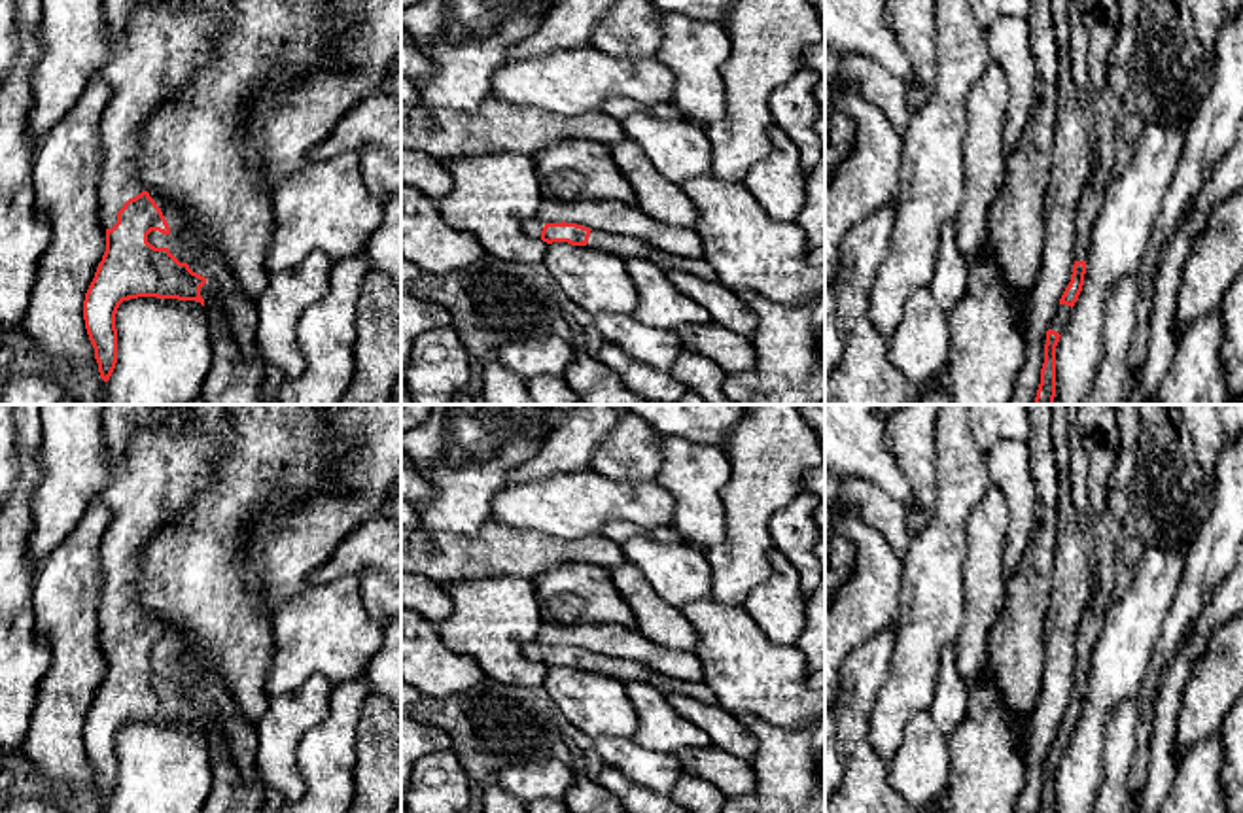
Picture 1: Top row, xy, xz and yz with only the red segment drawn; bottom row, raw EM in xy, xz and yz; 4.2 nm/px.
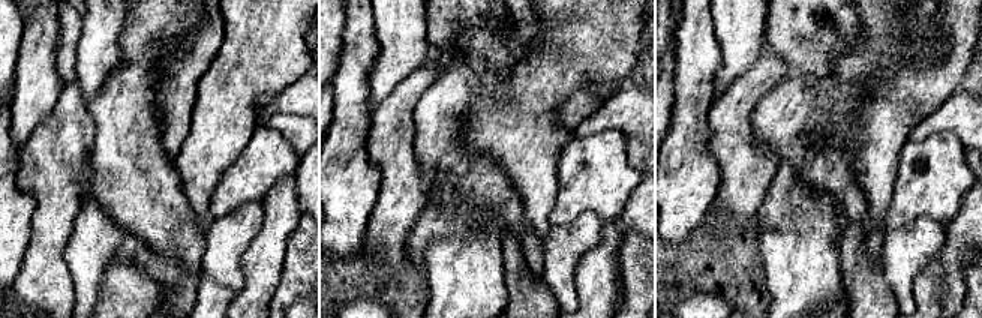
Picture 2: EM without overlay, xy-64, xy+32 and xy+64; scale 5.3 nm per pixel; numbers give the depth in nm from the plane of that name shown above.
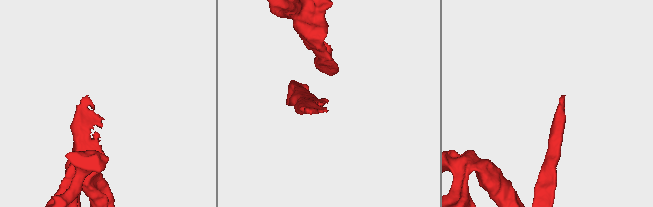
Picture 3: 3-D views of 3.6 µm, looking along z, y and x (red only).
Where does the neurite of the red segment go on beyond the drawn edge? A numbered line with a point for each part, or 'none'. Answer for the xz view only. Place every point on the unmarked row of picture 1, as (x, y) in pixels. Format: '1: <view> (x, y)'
1: xz (625, 670)

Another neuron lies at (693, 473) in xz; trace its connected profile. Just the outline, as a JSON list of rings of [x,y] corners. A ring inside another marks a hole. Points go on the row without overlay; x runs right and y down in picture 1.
[[[662,437],[660,454],[657,480],[674,497],[672,529],[681,543],[711,550],[725,539],[721,490],[728,478],[728,461],[723,448]]]

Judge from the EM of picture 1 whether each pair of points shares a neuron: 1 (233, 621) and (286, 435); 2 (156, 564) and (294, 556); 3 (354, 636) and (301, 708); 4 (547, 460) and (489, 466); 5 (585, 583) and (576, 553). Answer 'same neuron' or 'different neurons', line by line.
1: same neuron
2: different neurons
3: different neurons
4: different neurons
5: different neurons

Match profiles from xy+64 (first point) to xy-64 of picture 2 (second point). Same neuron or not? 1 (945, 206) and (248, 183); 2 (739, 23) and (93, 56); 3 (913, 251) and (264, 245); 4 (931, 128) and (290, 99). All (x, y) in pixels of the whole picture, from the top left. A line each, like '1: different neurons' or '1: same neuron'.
1: same neuron
2: different neurons
3: different neurons
4: same neuron

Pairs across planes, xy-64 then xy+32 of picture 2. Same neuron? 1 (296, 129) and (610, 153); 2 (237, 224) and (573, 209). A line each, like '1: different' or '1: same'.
1: different
2: different

